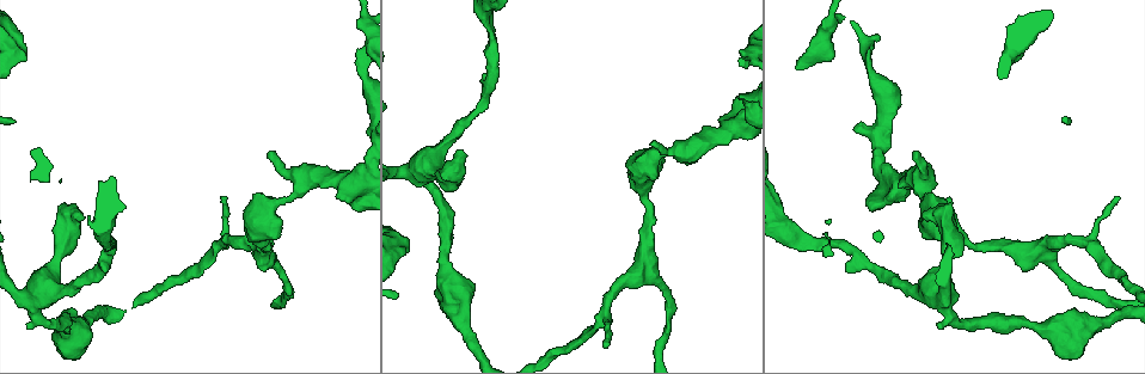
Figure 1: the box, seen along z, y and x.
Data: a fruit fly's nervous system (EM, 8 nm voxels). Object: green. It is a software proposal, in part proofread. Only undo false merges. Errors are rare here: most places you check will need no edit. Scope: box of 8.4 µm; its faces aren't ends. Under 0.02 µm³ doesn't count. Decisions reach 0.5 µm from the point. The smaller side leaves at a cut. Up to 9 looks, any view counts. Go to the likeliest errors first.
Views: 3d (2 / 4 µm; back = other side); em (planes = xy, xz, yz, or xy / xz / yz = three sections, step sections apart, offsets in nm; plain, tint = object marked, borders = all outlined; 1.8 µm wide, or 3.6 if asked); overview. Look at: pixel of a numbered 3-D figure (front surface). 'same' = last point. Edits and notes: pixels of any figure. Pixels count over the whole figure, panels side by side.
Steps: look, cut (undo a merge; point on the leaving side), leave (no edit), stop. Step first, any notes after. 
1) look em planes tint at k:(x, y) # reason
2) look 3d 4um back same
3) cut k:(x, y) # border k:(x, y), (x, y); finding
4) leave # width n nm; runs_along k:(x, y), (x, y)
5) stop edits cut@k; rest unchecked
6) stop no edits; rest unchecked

look em planes plain at 1:(38, 298) # sudden change in width

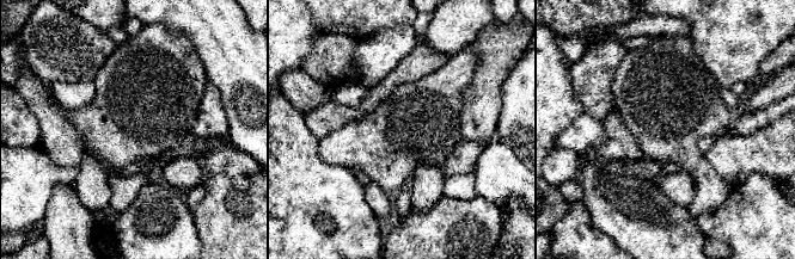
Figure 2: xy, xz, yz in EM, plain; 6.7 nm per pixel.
look em planes tint same

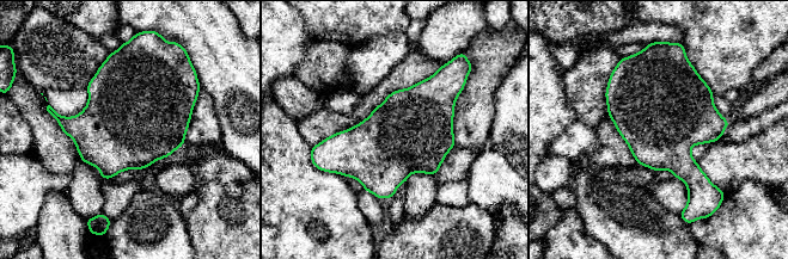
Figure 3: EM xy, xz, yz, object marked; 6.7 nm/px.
leave # width 550 nm; all the same neuron

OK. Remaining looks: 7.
look em 3.6um xz step 8 tint at 1:(649, 157) # sudden change in width

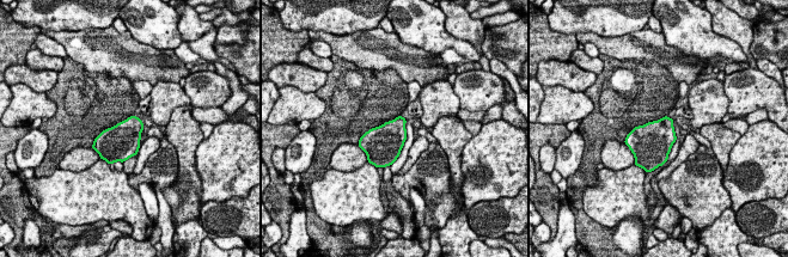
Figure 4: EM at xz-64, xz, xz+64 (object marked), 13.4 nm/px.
look em 3.6um planes borders same

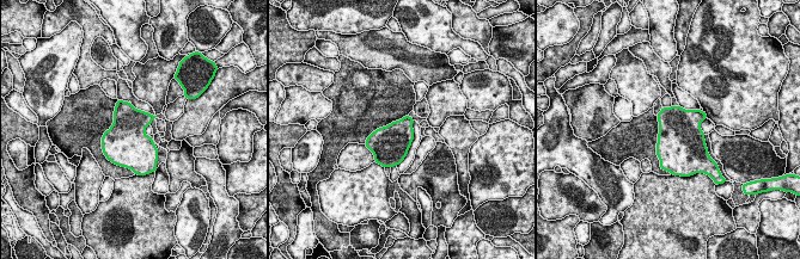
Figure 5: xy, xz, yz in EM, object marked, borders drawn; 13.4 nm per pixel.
leave # all the same neuron

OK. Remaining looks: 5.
look 3d 4um at 1:(1098, 296) # a narrow waist

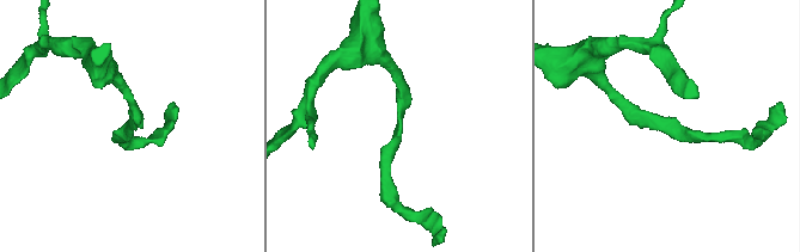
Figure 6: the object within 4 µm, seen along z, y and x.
look em planes tint at 6:(401, 125) # arm_widths 160, 170 nm; need the tissue

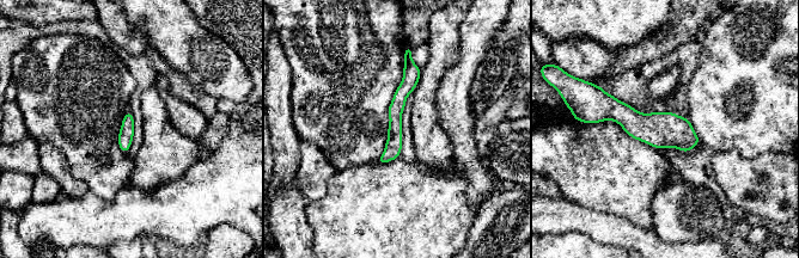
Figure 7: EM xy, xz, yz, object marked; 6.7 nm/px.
leave # runs_along 7:(408, 59), (394, 146), (382, 160); one neuron here

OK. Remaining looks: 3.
look em planes tint at 1:(453, 172) # abrupt turn

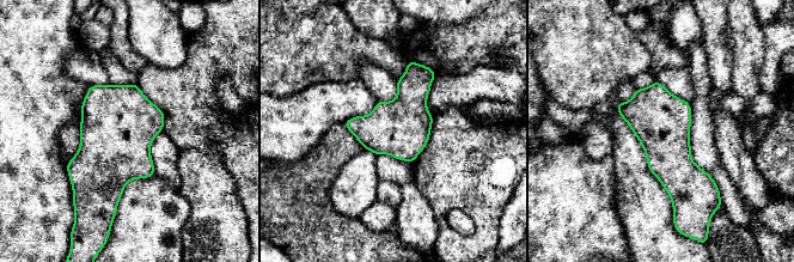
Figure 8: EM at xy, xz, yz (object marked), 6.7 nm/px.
leave # all the same neuron

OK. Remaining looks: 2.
stop no edits; rest unchecked

